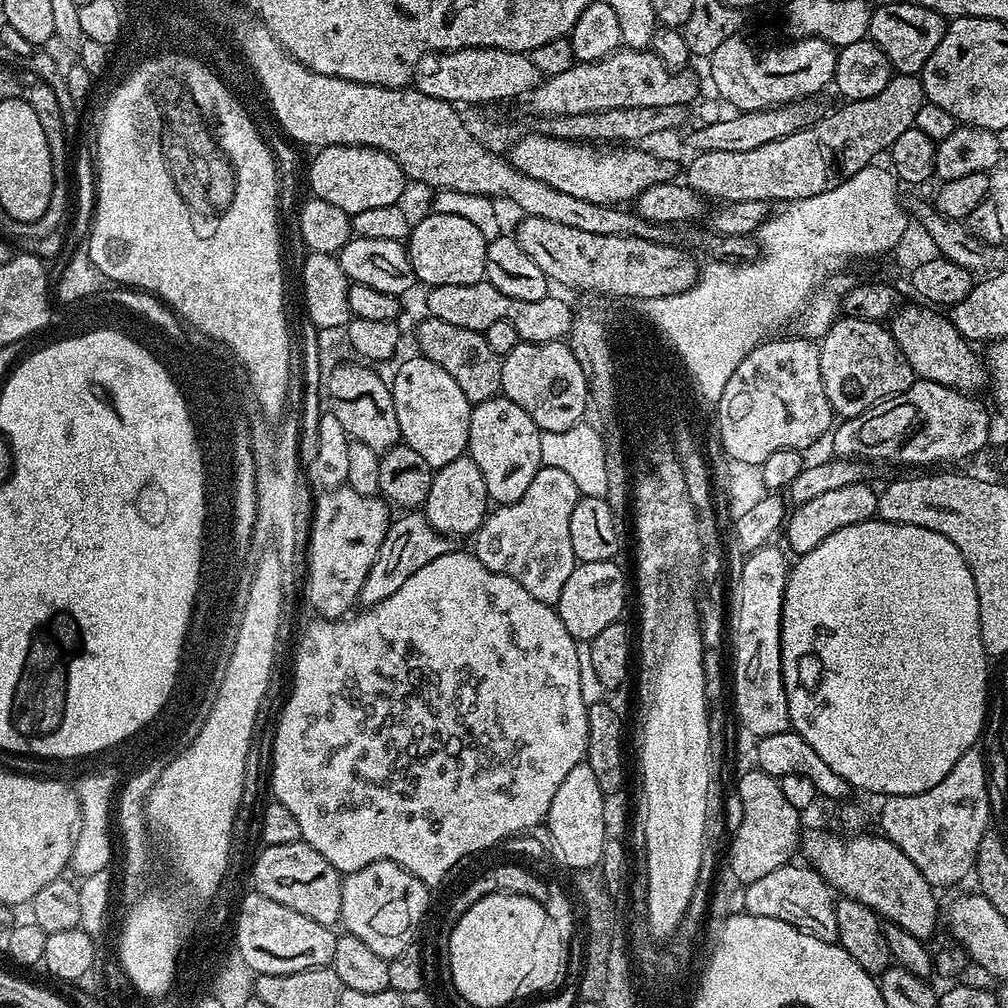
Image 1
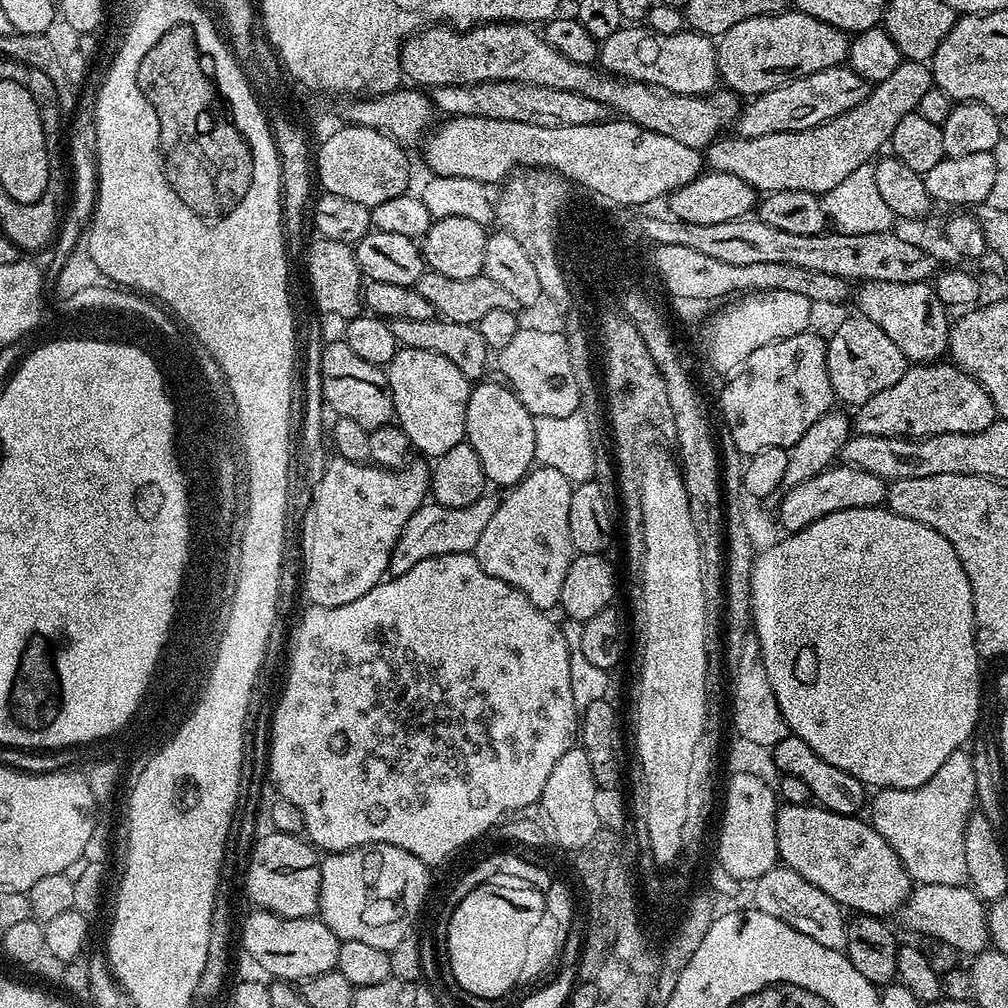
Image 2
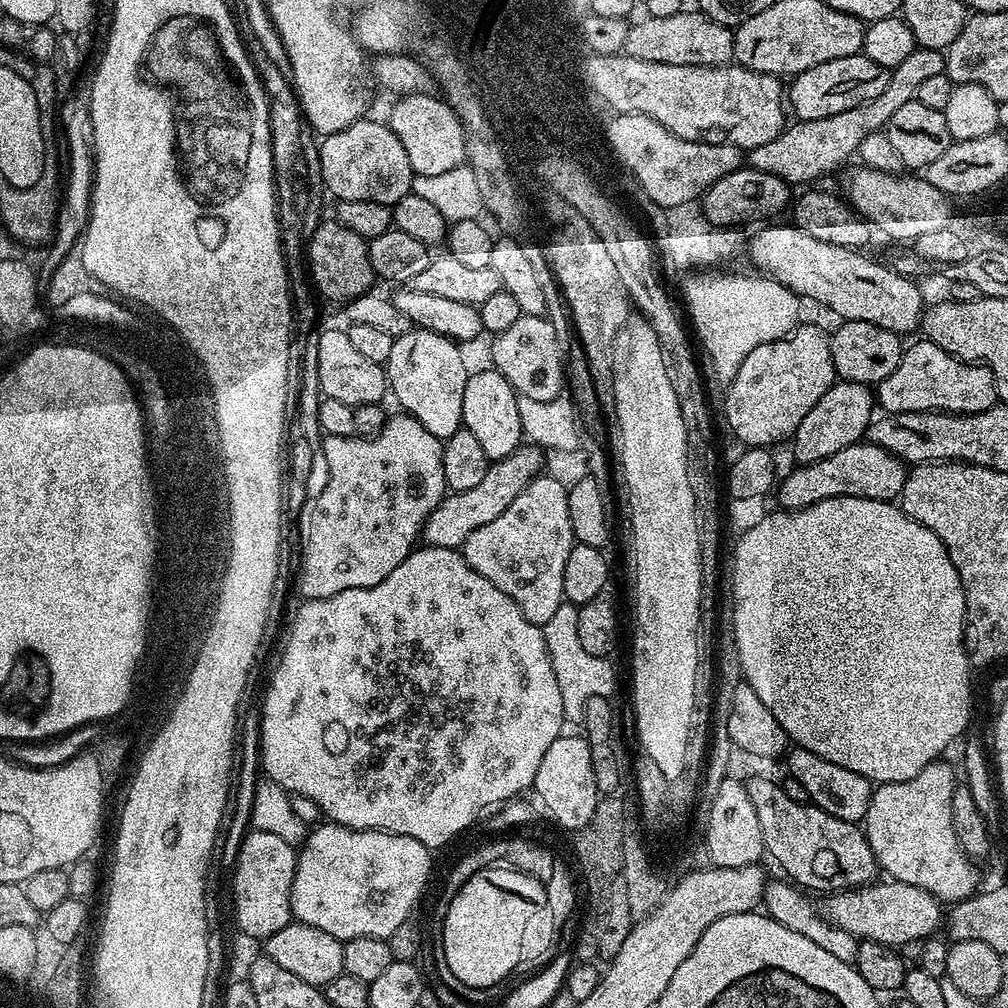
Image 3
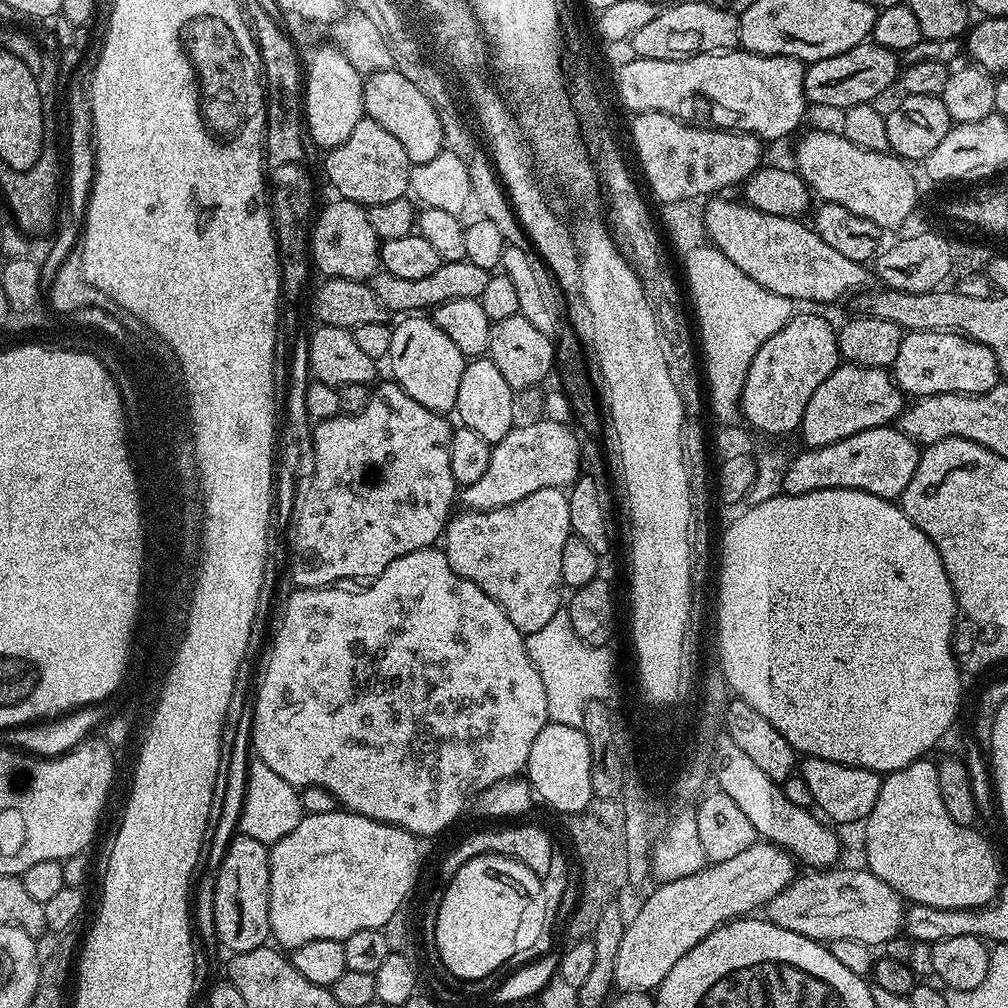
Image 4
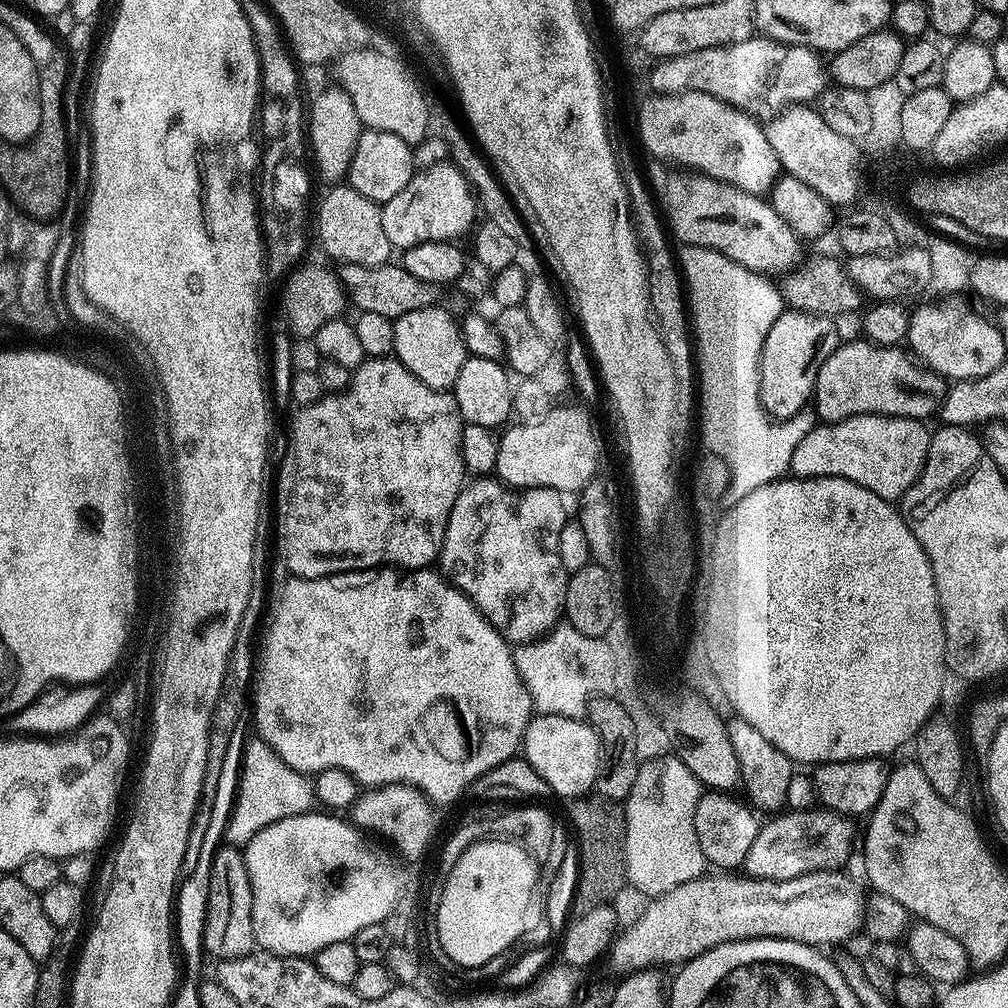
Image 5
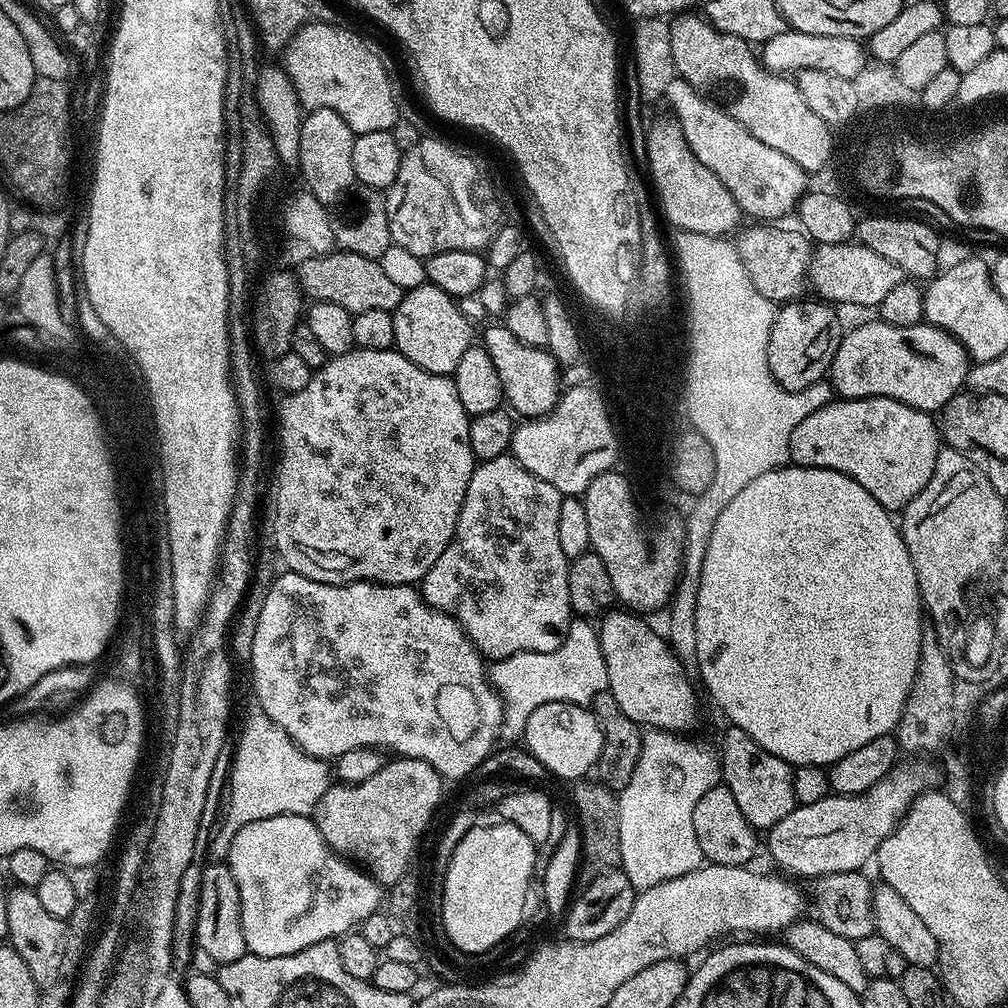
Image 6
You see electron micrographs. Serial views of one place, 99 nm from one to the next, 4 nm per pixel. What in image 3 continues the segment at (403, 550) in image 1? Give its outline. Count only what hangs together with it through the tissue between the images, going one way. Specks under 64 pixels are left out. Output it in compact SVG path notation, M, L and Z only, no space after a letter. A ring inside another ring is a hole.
M524 442L520 447L510 453L506 458L489 463L486 470L486 478L478 482L478 486L470 490L453 492L445 495L440 504L430 514L430 518L424 523L422 540L430 548L454 548L463 549L466 538L478 530L478 526L486 526L486 522L494 522L524 487L534 479L541 471L541 449L533 443Z

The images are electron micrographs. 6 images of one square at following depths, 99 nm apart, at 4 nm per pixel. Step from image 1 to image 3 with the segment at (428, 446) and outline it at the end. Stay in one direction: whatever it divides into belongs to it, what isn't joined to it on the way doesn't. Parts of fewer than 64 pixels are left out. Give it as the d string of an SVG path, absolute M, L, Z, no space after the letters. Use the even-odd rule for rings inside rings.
M413 327L411 332L402 334L396 337L394 342L394 350L390 350L390 358L386 365L386 375L388 378L388 386L391 395L396 395L396 400L401 404L403 411L407 415L414 417L418 422L422 422L422 426L426 426L426 430L430 430L430 434L434 434L440 439L441 442L448 439L450 434L454 434L457 430L462 427L464 419L462 418L462 394L466 394L466 382L470 375L470 368L464 365L464 356L460 353L461 345L457 341L451 340L449 336L443 336L442 334L434 334L430 330L422 330L418 327Z

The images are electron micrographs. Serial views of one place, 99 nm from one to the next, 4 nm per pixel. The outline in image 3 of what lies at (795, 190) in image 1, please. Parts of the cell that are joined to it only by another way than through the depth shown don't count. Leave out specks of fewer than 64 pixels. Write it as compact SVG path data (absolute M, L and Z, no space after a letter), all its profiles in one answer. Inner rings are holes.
M917 46L904 62L889 71L886 90L882 90L882 94L878 94L878 98L874 98L862 106L854 106L854 110L842 110L842 114L830 114L830 118L814 118L813 120L789 123L784 131L778 134L778 138L774 138L774 142L766 142L766 146L751 149L746 156L747 163L753 168L782 178L789 186L811 185L808 184L811 180L820 180L823 176L830 175L835 168L842 167L851 156L853 159L859 153L862 138L866 138L866 134L871 132L881 131L887 125L888 119L900 107L906 106L906 102L916 99L918 86L922 86L922 82L926 82L926 78L943 75L945 75L945 53L939 48Z

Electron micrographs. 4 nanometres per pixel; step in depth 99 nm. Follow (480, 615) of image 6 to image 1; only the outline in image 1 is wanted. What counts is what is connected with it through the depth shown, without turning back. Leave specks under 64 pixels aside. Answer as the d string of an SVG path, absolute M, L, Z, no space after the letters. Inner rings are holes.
M540 467L534 474L534 482L530 482L526 494L522 494L518 502L493 507L485 516L482 526L474 533L474 555L480 559L482 566L514 578L514 582L518 582L526 594L534 594L538 602L555 606L562 594L562 586L566 586L566 578L570 578L578 563L574 546L570 546L570 514L574 514L574 506L580 498L574 479L565 471Z

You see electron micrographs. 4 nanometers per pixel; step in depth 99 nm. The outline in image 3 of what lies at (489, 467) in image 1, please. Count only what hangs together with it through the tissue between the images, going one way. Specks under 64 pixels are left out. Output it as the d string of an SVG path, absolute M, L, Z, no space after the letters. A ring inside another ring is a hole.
M485 367L485 372L473 371L466 382L466 394L462 394L463 427L478 438L482 450L486 450L489 461L506 458L520 447L525 435L518 414L518 393L507 378L495 368Z

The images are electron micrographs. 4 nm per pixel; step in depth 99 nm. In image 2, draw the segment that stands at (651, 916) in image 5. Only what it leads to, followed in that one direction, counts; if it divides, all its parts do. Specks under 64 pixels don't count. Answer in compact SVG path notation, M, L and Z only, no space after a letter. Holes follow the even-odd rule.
M916 884L898 916L899 919L904 919L904 924L910 931L921 932L932 940L941 940L960 952L983 952L990 944L985 901L964 884Z

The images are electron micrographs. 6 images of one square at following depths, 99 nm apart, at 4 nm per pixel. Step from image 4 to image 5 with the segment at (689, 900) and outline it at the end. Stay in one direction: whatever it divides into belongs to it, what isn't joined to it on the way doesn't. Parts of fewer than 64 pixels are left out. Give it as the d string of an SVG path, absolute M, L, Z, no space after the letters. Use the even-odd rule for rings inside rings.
M809 810L807 812L785 811L776 814L769 822L761 823L758 838L754 838L754 846L750 846L750 854L746 854L742 868L754 880L789 880L811 872L840 870L845 867L848 855L852 852L852 824L846 816L827 810Z

